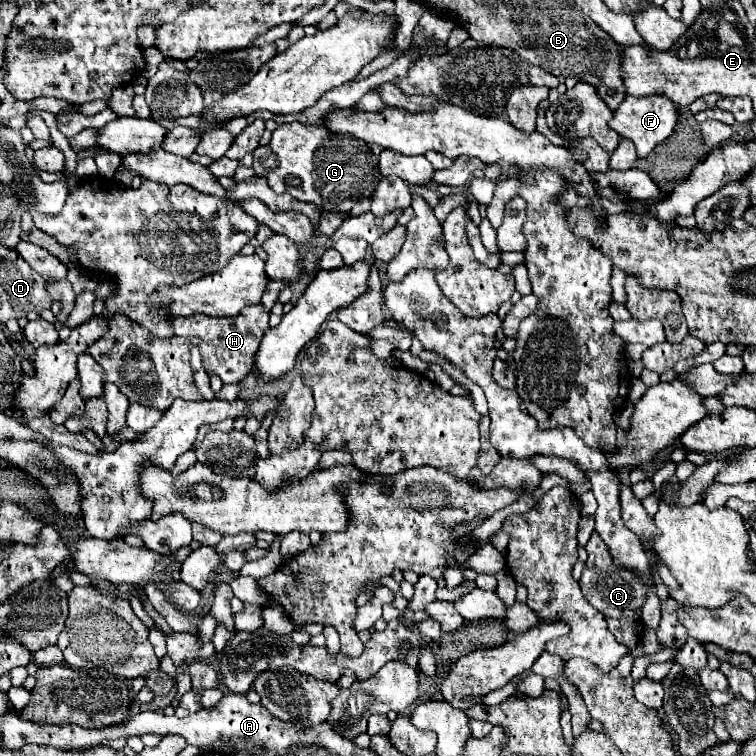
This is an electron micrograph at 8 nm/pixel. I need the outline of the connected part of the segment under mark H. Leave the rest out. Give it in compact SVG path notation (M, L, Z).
M252 305L236 317L208 319L208 375L218 375L222 383L238 383L254 367L254 357L268 329L268 313L262 305Z

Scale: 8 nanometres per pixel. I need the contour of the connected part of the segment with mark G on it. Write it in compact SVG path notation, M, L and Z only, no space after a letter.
M284 123L274 133L268 145L258 147L254 153L252 169L264 177L276 193L290 193L298 201L308 201L320 209L350 211L358 201L370 197L380 183L378 157L370 147L348 135L328 133L322 125Z

